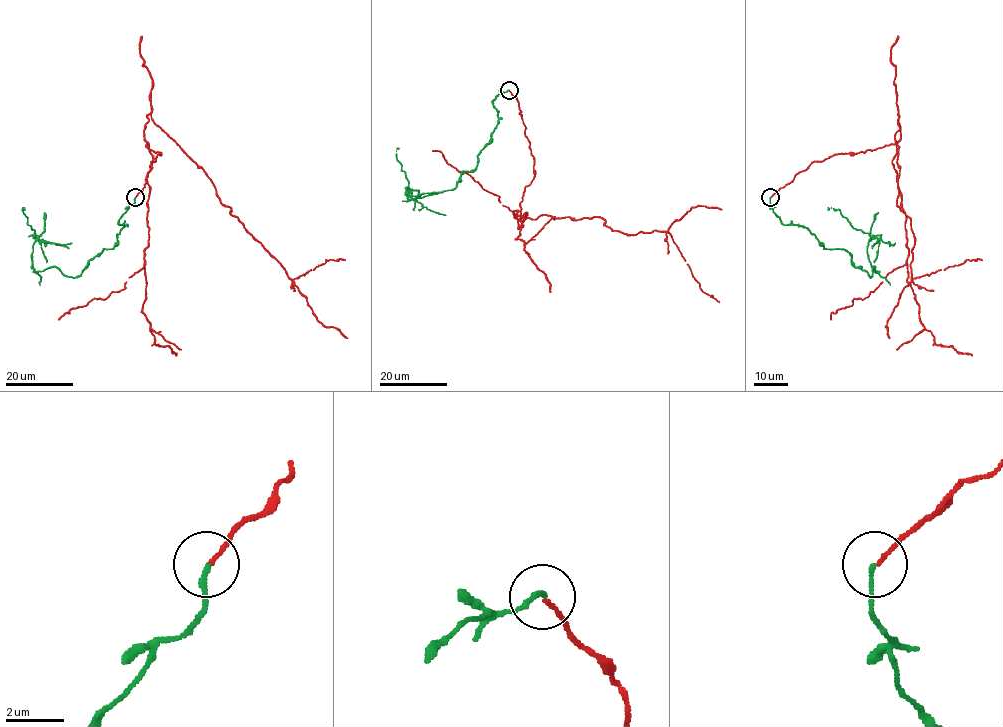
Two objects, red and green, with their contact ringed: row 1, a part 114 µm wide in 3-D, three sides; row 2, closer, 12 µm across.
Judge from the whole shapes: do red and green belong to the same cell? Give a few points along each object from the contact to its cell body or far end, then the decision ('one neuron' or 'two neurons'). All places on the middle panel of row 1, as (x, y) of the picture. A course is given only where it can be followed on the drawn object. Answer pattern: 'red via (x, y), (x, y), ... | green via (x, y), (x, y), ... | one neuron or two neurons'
red via (509, 91), (534, 160), (518, 221), (597, 216), (627, 234), (670, 233), (700, 289), (719, 301) | green via (509, 90), (493, 101), (498, 124), (492, 140), (453, 189), (409, 195), (398, 147) | two neurons

